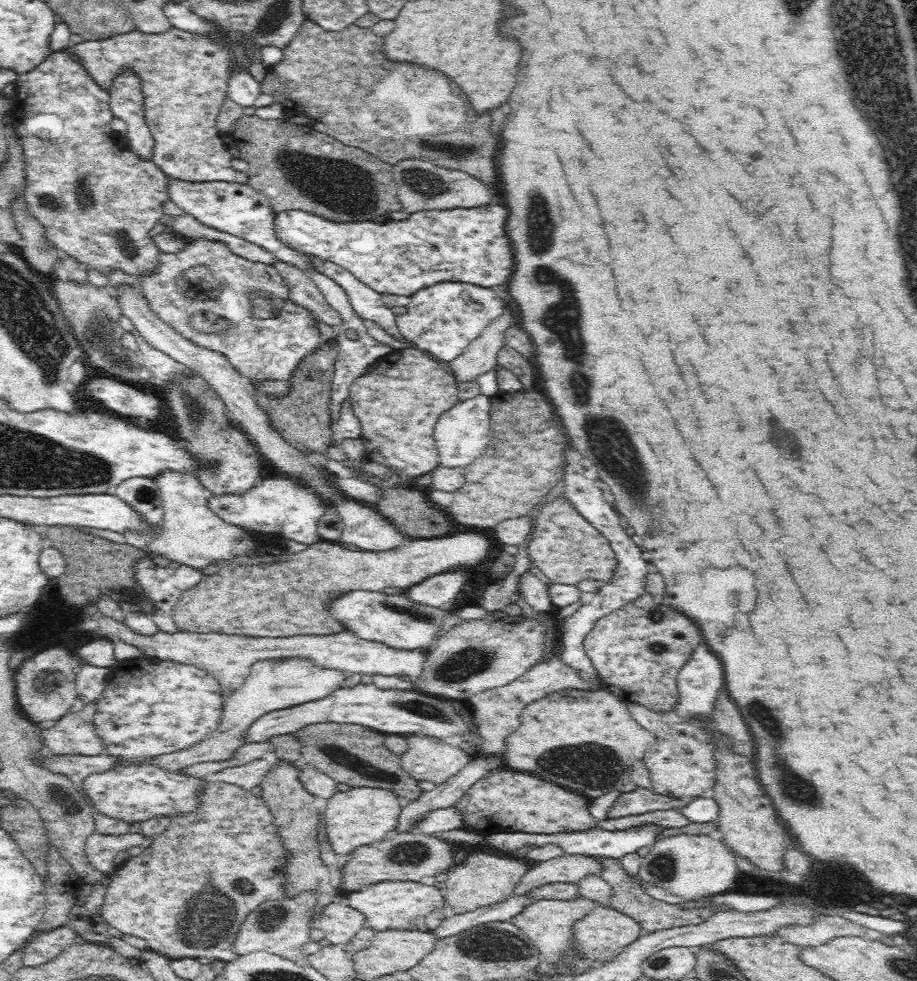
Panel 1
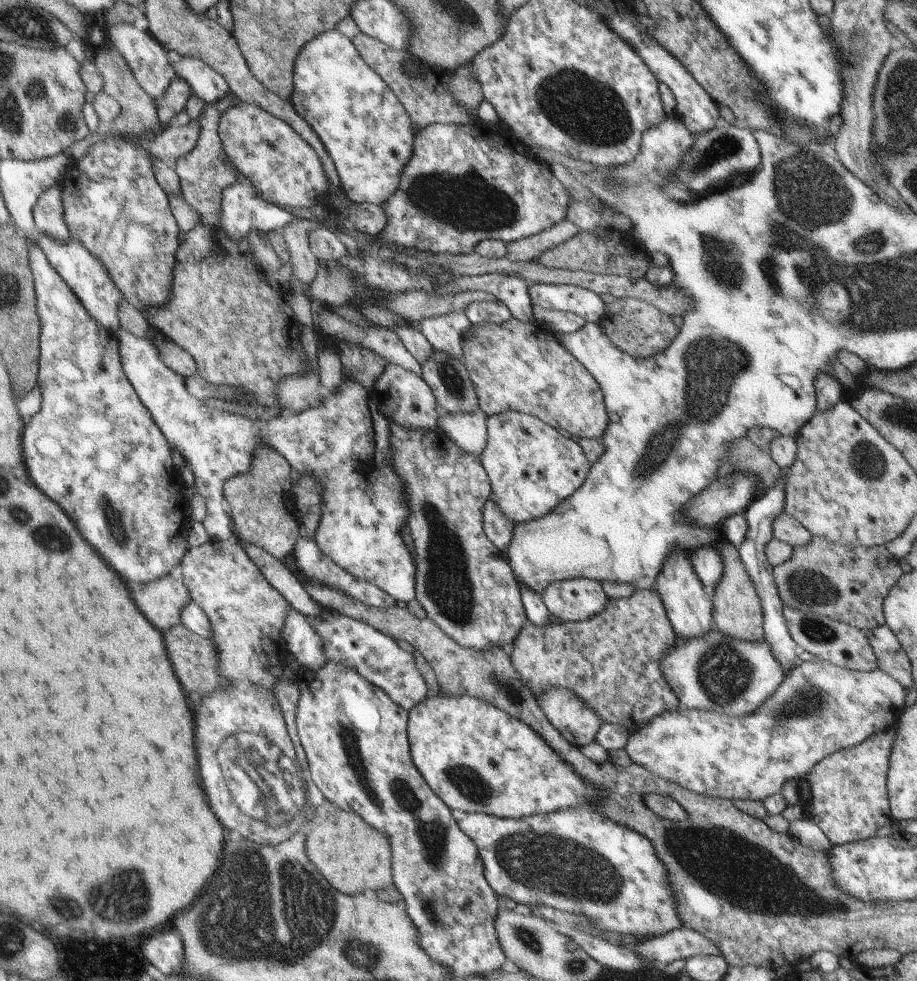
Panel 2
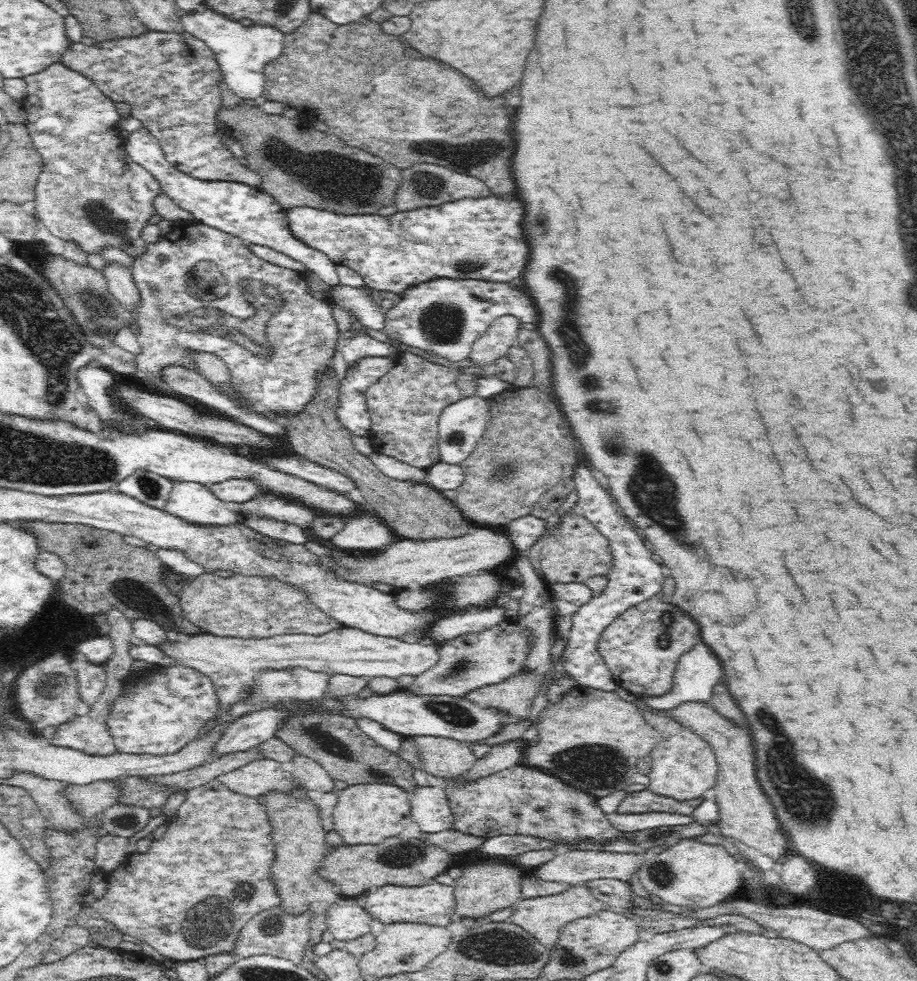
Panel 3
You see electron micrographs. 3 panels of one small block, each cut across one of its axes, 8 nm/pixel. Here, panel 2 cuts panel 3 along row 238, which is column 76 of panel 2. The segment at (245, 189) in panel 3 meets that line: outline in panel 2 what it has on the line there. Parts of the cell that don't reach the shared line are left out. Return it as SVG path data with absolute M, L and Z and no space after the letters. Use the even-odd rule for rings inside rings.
M40 234L40 246L50 260L51 266L66 280L69 288L79 297L91 318L103 328L117 332L121 326L119 320L119 302L124 299L123 293L114 283L106 266L80 241L70 236L70 241L65 244L56 241L46 234Z

